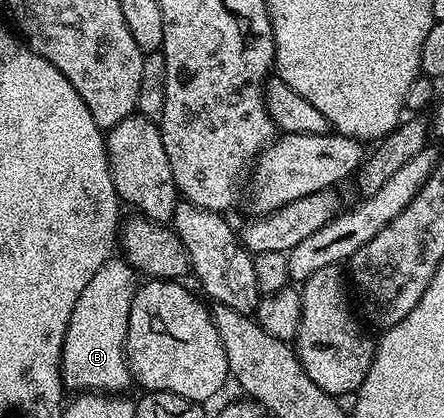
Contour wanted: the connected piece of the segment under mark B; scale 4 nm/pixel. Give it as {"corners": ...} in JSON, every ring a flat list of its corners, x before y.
{"corners":[[111,258,92,274,92,279,72,310,68,330,62,347,62,379,67,385,72,384,76,390,86,390,88,386,98,386,100,390,120,390,126,383,131,383,130,369,126,363,126,335,128,334,128,314,132,310,132,298,136,287,136,272,122,258]]}

